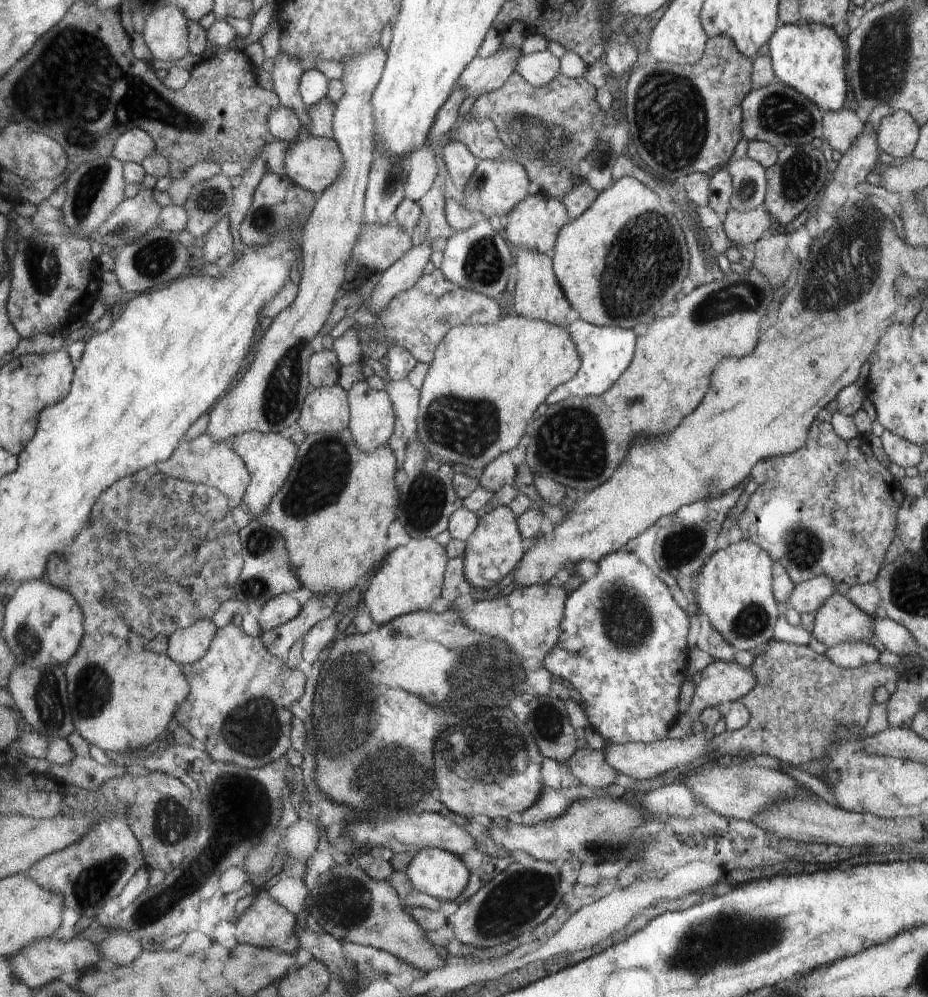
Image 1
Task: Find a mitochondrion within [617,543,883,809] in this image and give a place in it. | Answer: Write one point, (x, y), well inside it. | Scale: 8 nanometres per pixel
(752, 620)

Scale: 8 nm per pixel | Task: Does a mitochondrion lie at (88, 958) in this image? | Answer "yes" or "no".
no

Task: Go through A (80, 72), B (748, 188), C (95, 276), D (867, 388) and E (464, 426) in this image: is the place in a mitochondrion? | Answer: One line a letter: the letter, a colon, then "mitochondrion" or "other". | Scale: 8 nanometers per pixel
A: mitochondrion
B: mitochondrion
C: other
D: other
E: mitochondrion

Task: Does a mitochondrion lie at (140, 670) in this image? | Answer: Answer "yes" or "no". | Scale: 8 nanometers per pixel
no

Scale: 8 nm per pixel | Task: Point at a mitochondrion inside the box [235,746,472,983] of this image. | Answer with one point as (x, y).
(345, 902)

